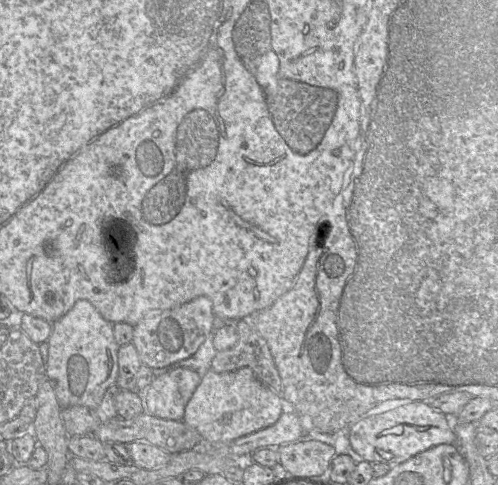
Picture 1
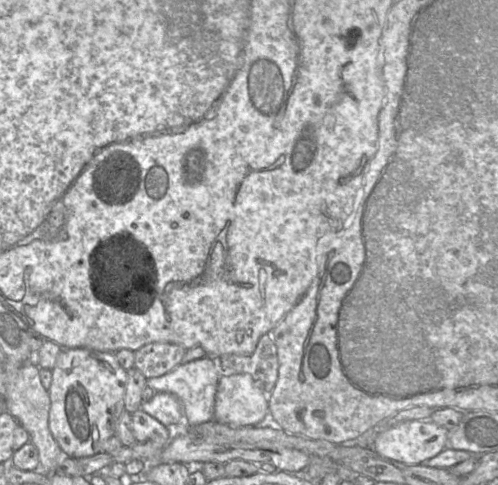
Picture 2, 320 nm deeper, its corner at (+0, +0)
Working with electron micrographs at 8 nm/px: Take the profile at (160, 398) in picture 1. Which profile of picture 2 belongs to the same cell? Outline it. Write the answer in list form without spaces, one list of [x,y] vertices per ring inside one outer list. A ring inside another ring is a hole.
[[[157,392],[151,400],[143,402],[140,408],[169,430],[177,428],[176,424],[183,422],[182,405],[171,393]]]

